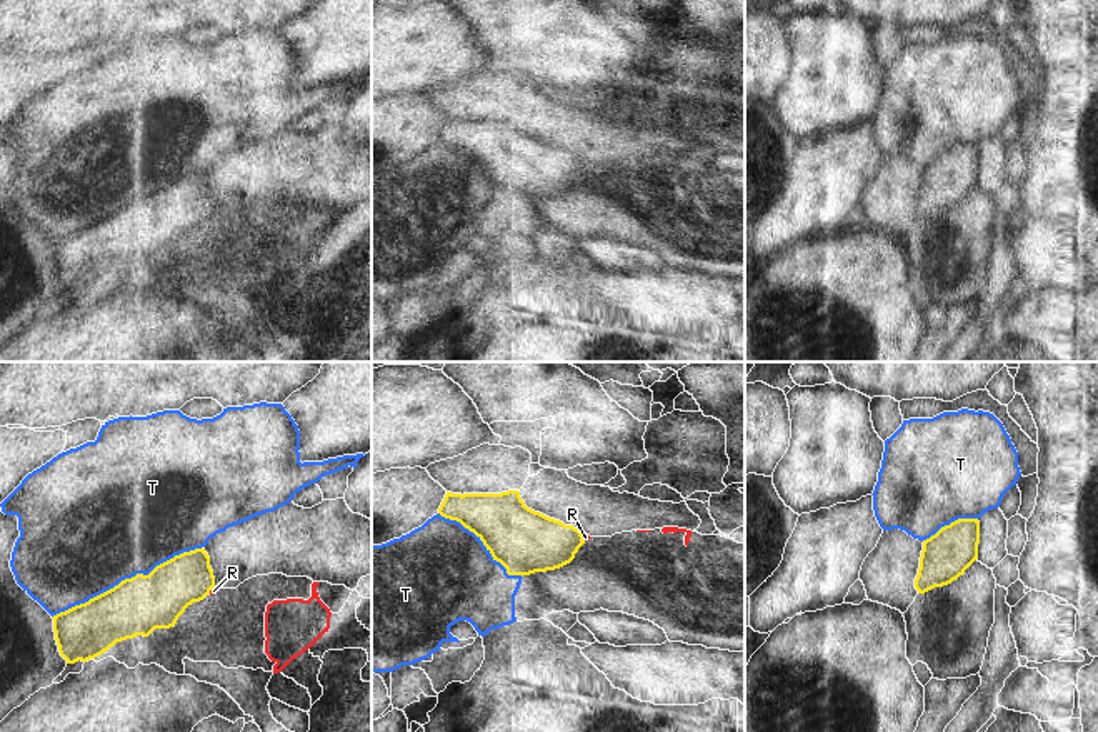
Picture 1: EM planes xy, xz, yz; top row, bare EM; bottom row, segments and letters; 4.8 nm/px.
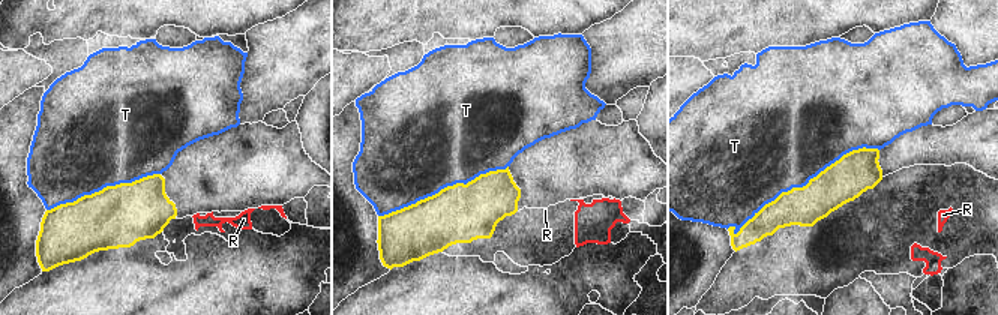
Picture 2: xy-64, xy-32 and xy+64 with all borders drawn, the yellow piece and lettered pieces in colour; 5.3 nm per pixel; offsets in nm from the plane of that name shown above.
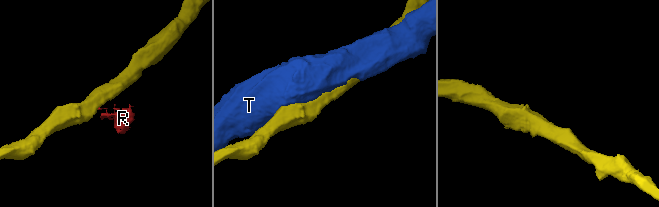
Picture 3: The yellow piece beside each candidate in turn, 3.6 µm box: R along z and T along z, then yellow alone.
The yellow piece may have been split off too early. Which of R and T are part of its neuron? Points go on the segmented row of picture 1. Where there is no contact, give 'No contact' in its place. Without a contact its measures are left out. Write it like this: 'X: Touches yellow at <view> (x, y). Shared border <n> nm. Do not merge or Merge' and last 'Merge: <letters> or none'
R: Touches yellow at xy (212, 587). Shared border 50 nm. Do not merge
T: Touches yellow at xy (127, 579). Shared border 800 nm. Do not merge
Merge: none.

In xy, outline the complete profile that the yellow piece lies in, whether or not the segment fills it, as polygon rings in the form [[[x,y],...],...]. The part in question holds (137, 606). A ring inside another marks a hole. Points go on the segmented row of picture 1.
[[[203,547],[175,555],[148,575],[137,574],[53,615],[58,652],[67,664],[87,662],[117,642],[175,627],[185,609],[203,600],[213,587],[210,557]]]

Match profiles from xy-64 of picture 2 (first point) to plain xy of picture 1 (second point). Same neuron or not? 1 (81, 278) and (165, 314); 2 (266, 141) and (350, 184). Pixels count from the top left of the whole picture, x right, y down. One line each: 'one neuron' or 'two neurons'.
1: one neuron
2: one neuron

